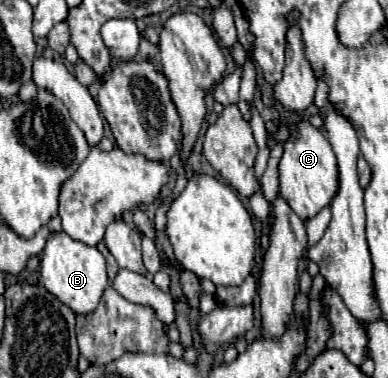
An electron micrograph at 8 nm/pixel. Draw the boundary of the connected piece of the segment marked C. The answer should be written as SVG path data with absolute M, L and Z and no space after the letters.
M308 120L296 122L296 128L290 130L288 140L282 144L284 154L278 162L278 180L280 196L298 214L302 220L314 218L324 206L328 206L338 190L338 166L332 146L322 134L320 128L312 126Z

